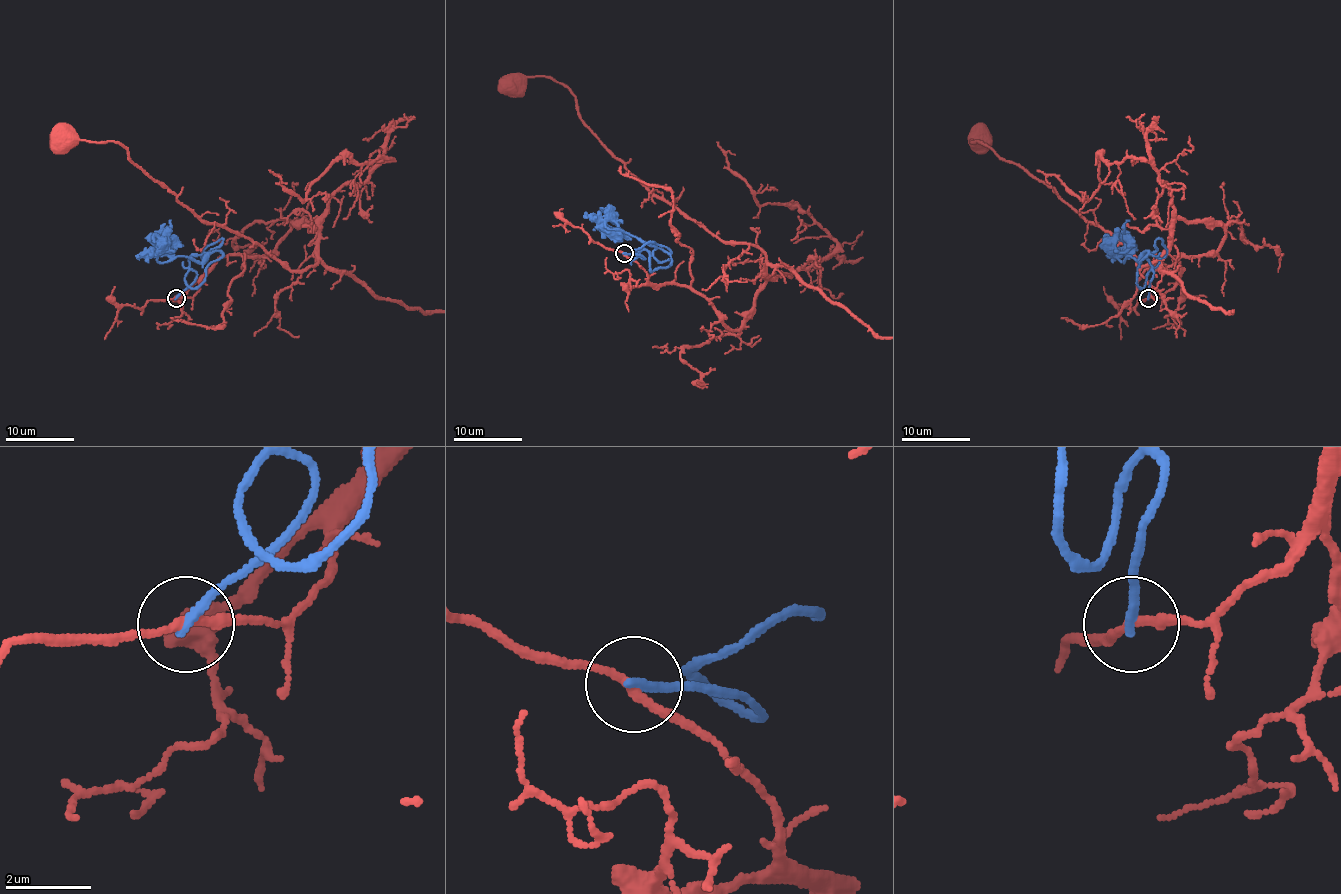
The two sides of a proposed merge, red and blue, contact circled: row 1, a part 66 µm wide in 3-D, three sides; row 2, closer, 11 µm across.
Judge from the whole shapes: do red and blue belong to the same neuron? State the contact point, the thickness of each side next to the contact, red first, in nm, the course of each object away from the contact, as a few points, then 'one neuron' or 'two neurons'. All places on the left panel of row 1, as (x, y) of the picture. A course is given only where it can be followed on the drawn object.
at (176, 298); 190 nm thick on the red side, 220 nm on the other; red runs (176, 297), (220, 257), (267, 256), (317, 221), (317, 263), (286, 269), (203, 223), (119, 143), (67, 140); blue runs (176, 297), (186, 285), (198, 285), (205, 269), (184, 256), (158, 254), (153, 235); two neurons

